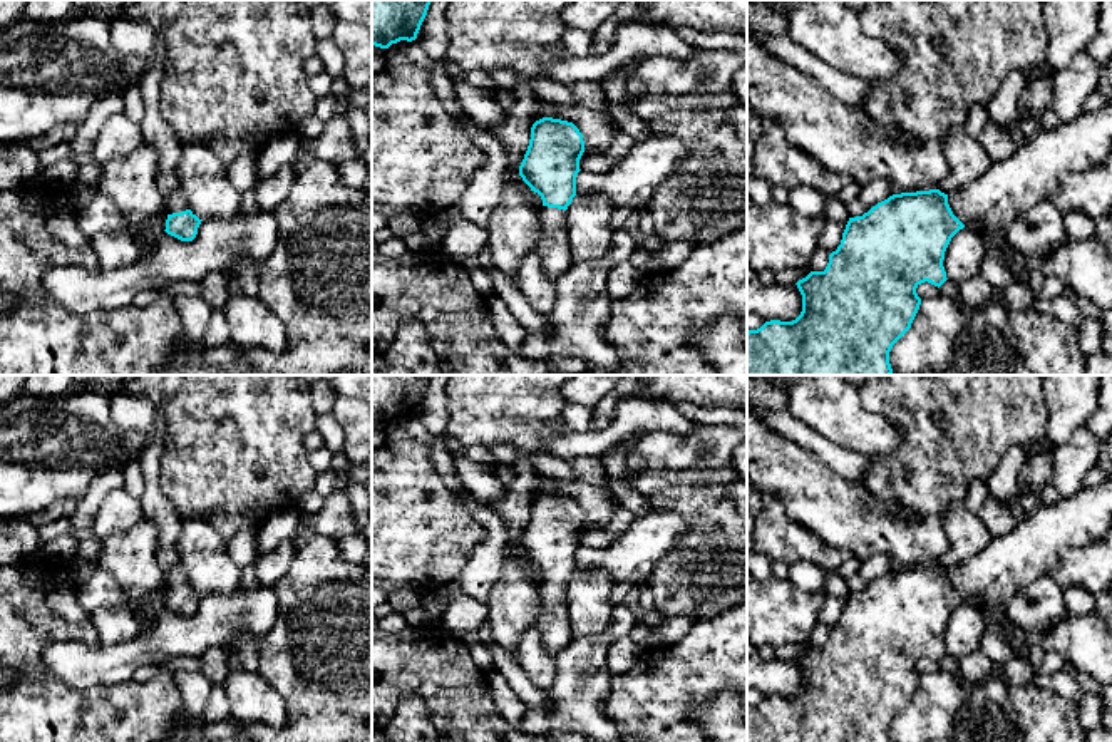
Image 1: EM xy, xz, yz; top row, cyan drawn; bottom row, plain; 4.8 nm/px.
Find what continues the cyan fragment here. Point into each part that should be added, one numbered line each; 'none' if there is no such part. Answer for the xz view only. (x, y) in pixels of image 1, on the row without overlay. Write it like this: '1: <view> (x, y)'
1: xz (553, 623)

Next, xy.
1: xy (175, 578)

